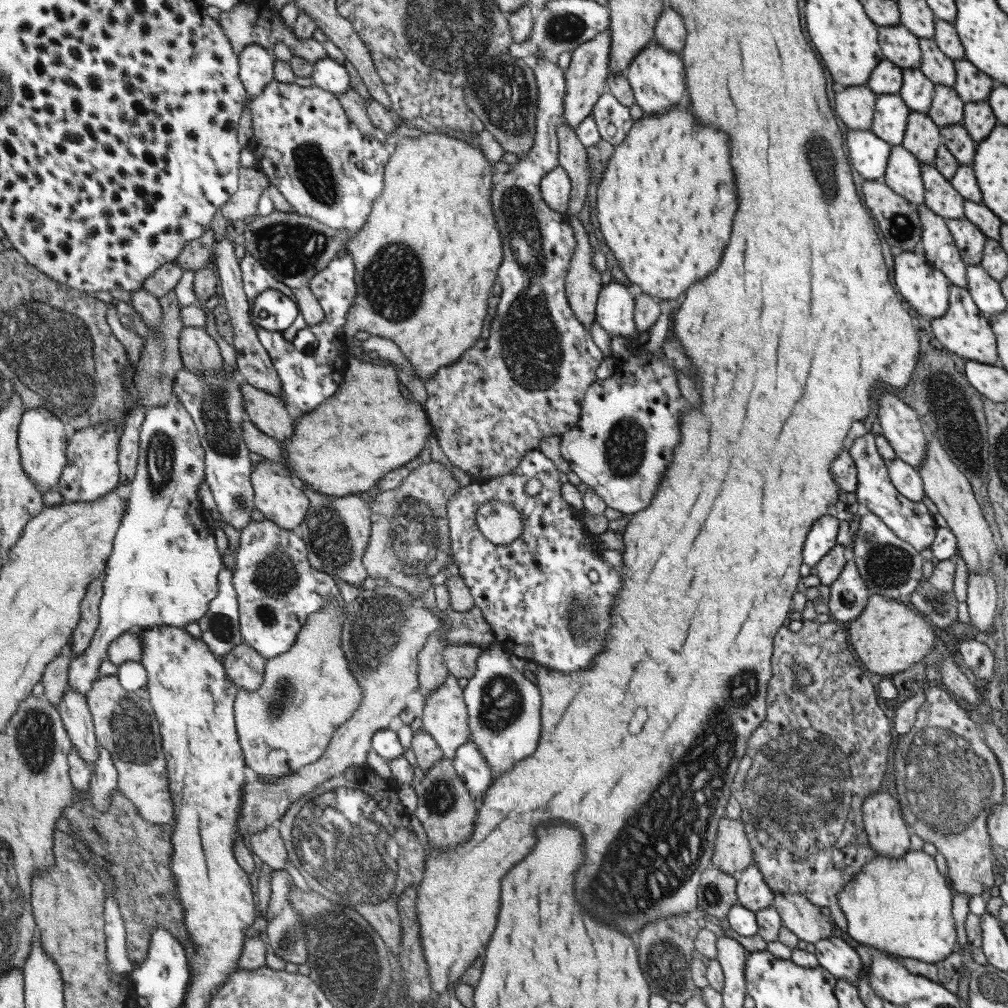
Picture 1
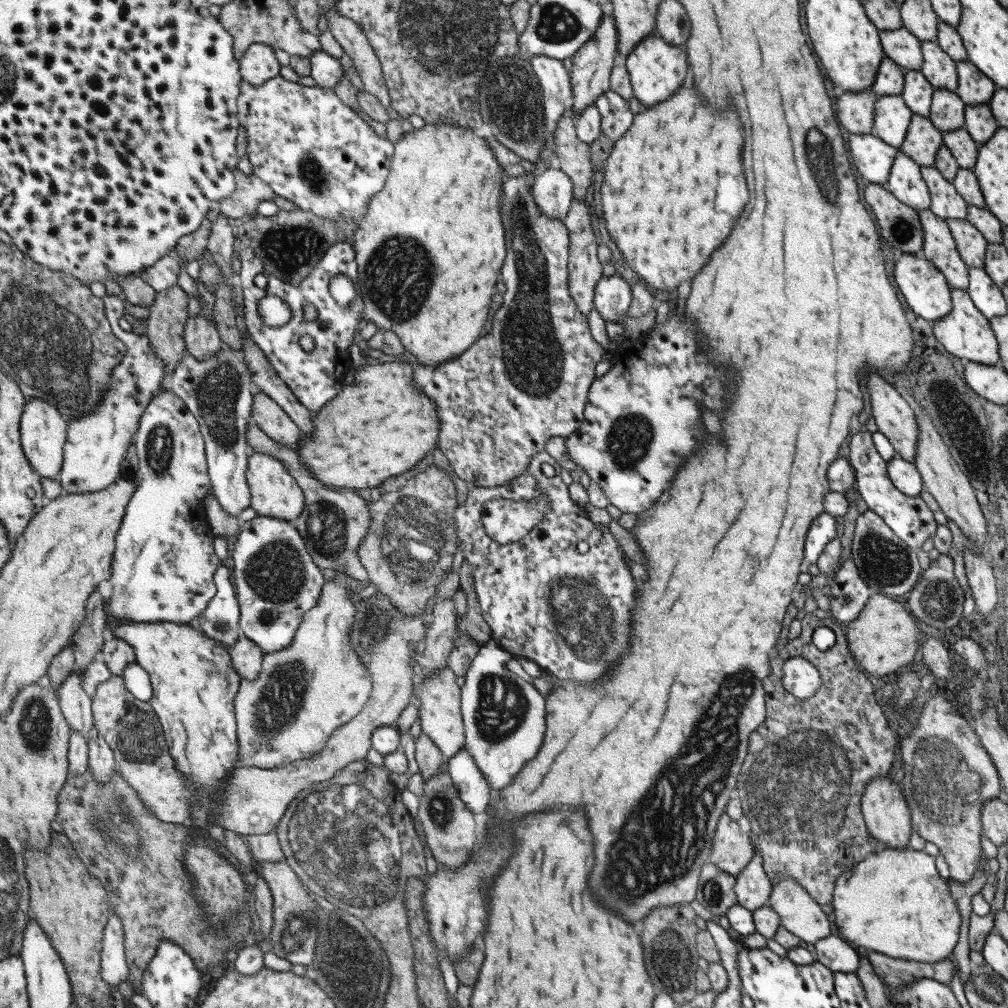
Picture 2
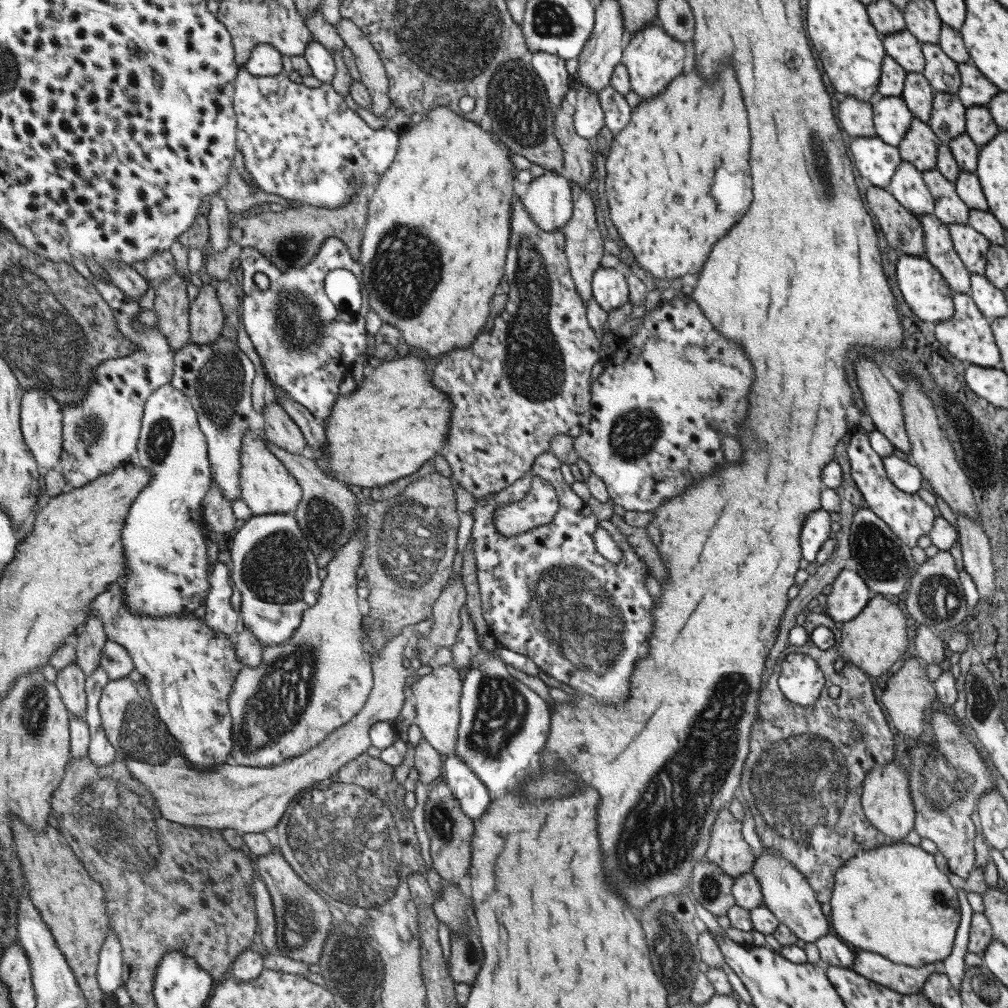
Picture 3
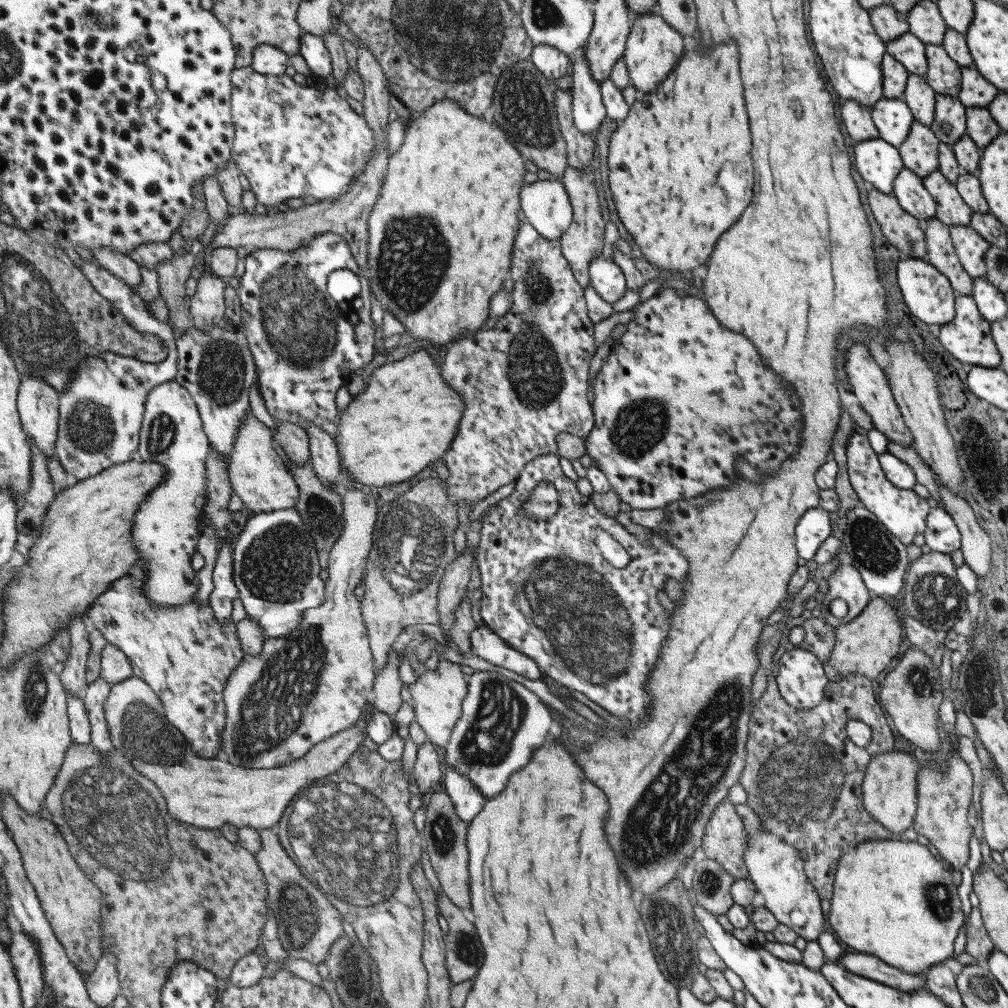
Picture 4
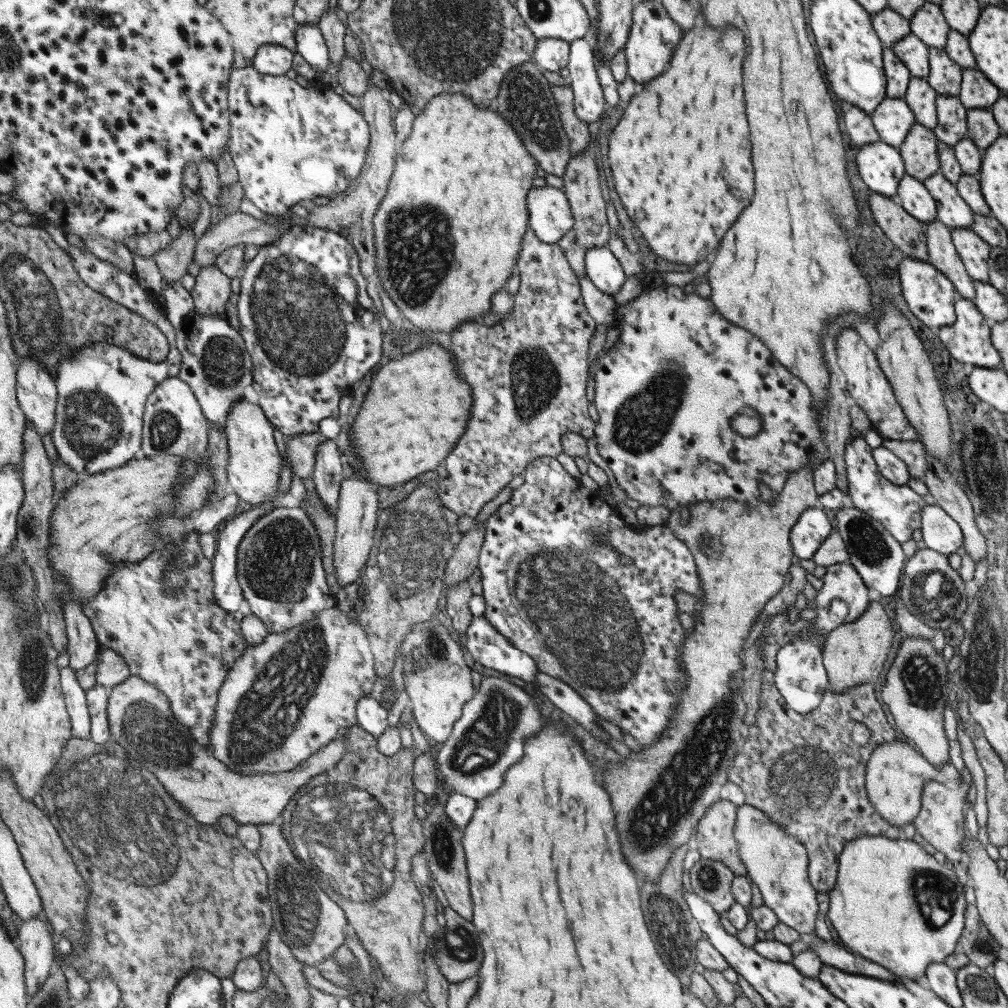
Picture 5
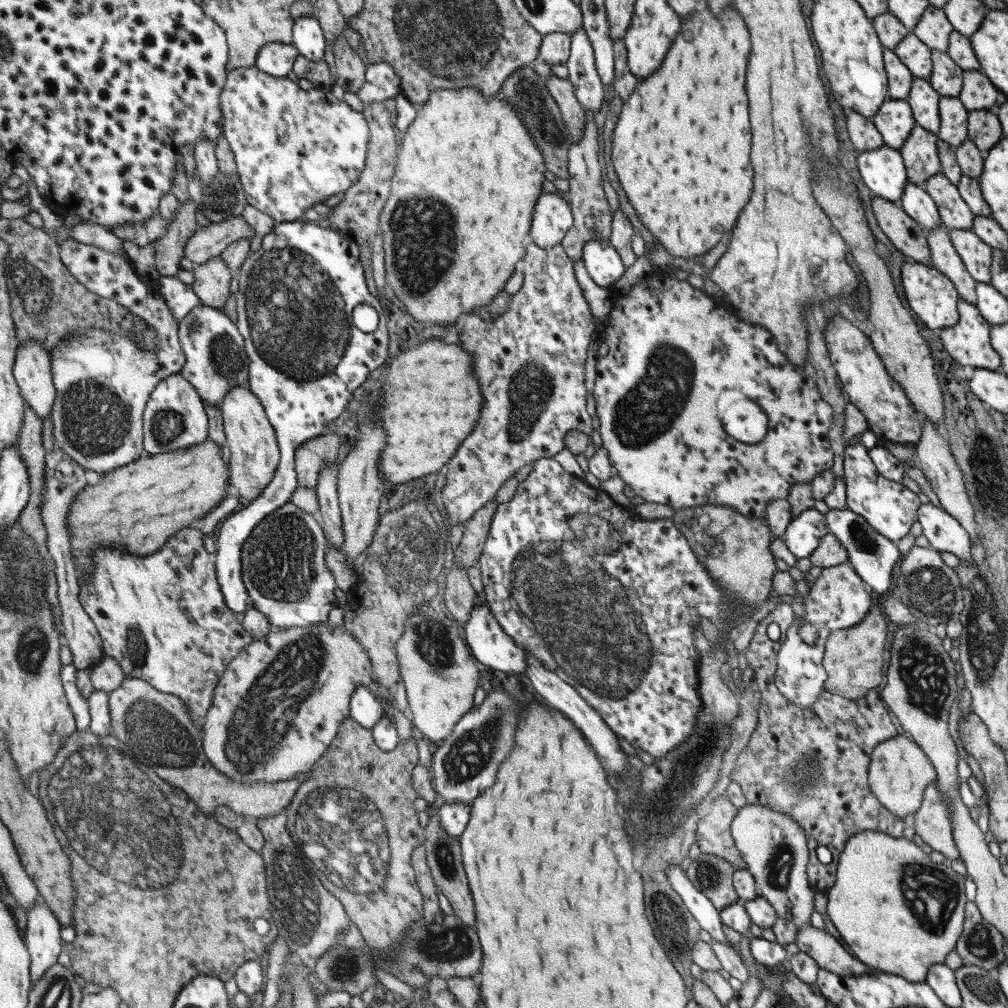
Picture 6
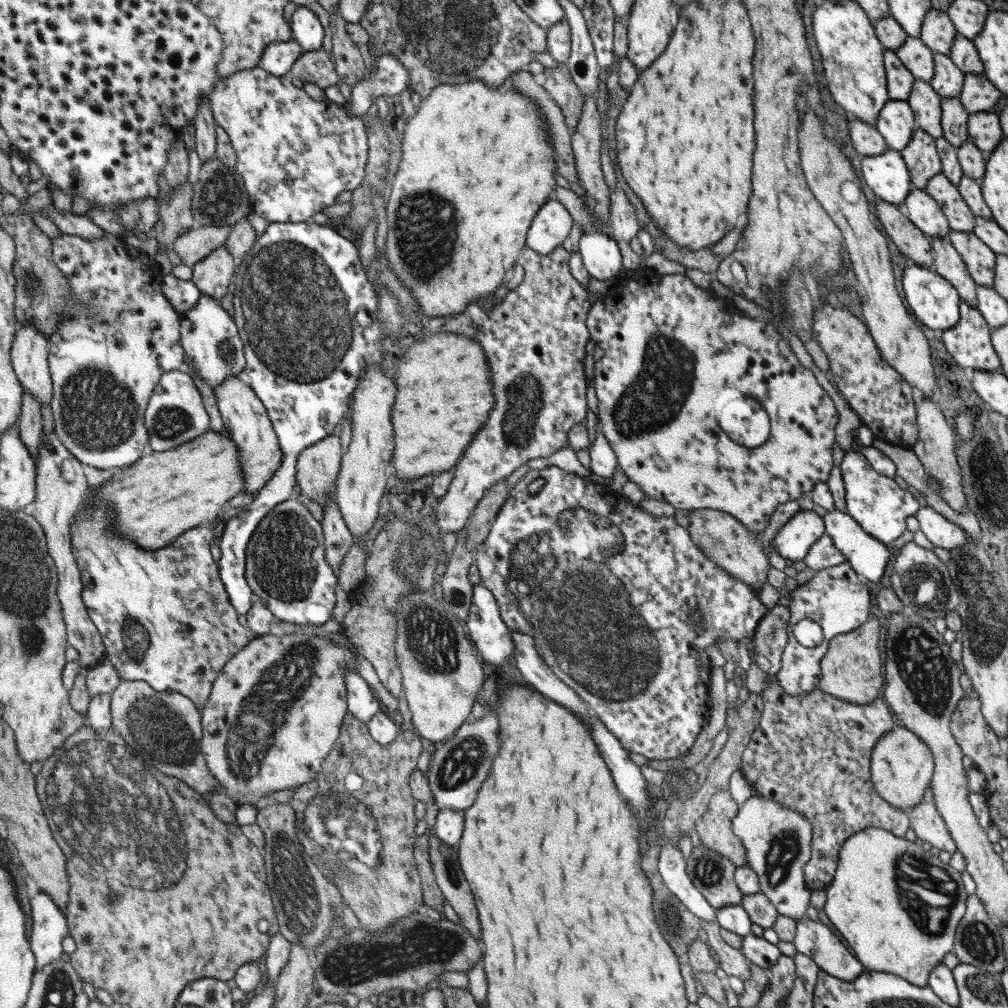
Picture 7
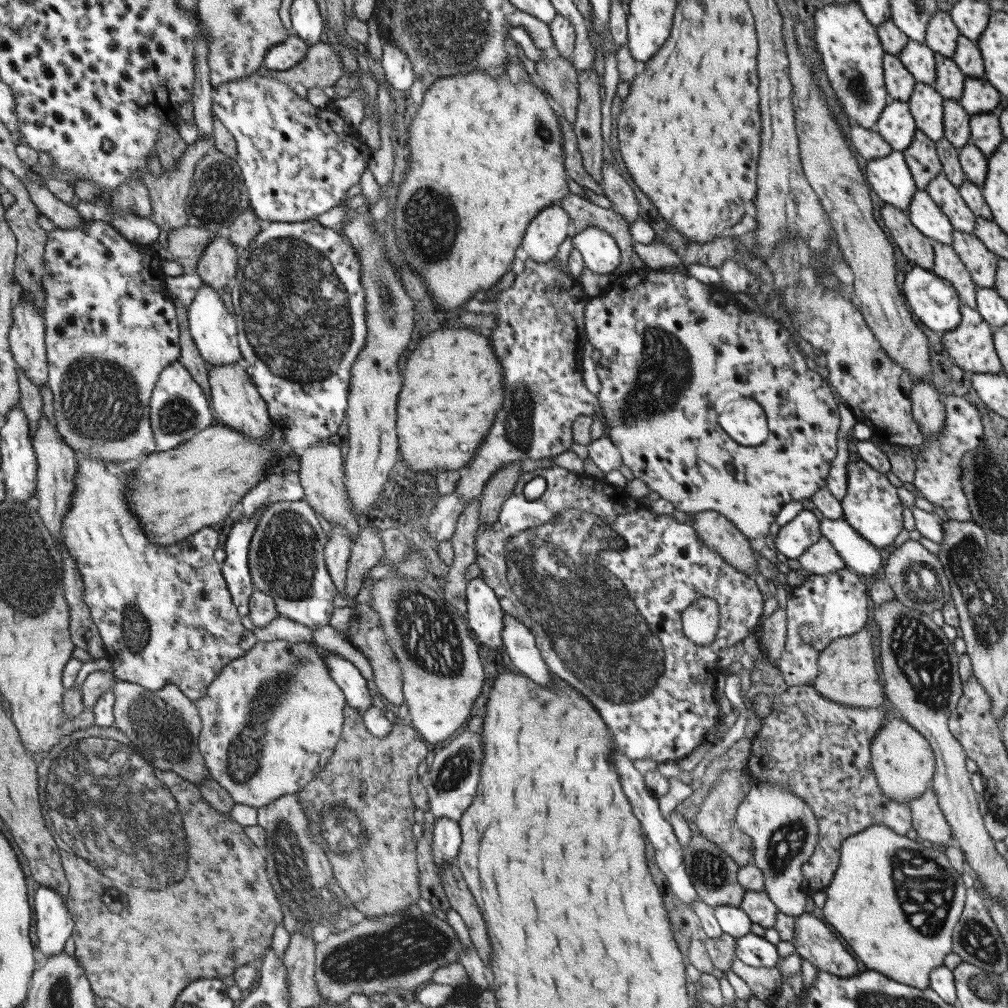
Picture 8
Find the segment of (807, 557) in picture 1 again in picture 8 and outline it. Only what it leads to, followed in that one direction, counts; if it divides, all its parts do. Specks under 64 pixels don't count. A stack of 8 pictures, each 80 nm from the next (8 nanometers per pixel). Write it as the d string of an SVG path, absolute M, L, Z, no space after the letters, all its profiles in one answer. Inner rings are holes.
M801 510L793 520L783 524L775 535L774 550L785 559L798 559L811 545L818 541L819 521L810 510Z

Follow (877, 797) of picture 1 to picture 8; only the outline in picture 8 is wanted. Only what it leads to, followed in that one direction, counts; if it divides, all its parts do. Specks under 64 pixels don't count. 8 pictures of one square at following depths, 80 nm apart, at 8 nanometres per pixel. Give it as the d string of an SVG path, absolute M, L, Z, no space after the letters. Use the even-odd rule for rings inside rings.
M885 706L884 721L869 745L870 767L882 793L891 800L907 803L929 788L934 773L934 756L929 743L895 711Z

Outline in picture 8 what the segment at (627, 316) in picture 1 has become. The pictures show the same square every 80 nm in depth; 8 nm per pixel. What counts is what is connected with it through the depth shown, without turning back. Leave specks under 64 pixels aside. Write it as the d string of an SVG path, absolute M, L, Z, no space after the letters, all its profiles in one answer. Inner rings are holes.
M588 226L570 236L572 248L580 252L584 266L597 274L607 274L619 264L619 248L604 230Z

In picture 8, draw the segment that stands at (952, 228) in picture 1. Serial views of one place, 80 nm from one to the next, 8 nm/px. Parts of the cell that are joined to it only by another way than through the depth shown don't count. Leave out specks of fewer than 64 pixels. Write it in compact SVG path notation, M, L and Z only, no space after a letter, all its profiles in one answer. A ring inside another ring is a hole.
M954 231L950 247L959 257L961 264L967 269L977 288L991 289L994 285L998 256L989 252L972 232Z

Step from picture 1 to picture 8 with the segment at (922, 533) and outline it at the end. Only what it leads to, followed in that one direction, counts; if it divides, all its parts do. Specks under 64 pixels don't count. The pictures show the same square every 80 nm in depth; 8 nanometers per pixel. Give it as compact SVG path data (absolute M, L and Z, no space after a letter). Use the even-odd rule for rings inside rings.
M848 461L846 493L840 500L842 518L861 538L871 546L882 549L893 542L893 538L903 530L901 518L901 501L895 493L895 487L887 481L887 477L873 470L865 461Z

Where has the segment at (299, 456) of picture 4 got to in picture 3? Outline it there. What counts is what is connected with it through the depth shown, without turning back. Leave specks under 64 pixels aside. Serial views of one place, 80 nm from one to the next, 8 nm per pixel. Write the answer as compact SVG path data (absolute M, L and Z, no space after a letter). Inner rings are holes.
M277 402L265 405L262 416L265 421L263 428L269 441L293 454L308 453L309 447L304 432L281 405Z

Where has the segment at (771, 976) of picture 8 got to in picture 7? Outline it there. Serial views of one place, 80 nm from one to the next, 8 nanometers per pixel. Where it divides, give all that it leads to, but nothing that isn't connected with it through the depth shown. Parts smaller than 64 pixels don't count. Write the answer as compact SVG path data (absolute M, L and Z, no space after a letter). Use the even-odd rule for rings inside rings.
M704 922L701 928L706 935L707 944L718 958L720 968L726 975L736 976L742 981L750 977L750 970L740 949L731 948L719 937L719 926L715 922Z

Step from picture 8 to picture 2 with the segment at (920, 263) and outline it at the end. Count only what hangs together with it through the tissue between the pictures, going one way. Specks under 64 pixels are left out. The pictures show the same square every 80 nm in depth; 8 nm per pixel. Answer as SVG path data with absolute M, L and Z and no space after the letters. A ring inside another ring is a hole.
M868 183L863 189L863 194L863 200L871 208L875 222L879 226L879 234L889 247L899 253L914 253L922 248L922 226L916 210L909 208L903 202L899 202L883 185Z

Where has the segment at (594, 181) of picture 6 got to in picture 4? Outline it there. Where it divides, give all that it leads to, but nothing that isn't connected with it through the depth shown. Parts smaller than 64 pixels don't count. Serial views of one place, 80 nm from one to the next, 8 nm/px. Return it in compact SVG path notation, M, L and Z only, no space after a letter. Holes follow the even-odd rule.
M567 168L561 181L567 193L571 208L572 221L567 230L558 238L561 254L569 263L573 278L579 283L579 286L585 288L589 285L588 264L589 261L601 254L603 250L603 218L601 217L601 206L595 185L593 185L593 172L591 168L585 170L573 170Z

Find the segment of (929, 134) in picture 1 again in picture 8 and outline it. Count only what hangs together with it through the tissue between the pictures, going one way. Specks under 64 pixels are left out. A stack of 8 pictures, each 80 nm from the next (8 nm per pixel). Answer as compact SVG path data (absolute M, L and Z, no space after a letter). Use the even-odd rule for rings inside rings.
M916 129L909 146L901 153L913 182L919 190L924 190L927 183L936 174L942 172L934 142L919 129Z

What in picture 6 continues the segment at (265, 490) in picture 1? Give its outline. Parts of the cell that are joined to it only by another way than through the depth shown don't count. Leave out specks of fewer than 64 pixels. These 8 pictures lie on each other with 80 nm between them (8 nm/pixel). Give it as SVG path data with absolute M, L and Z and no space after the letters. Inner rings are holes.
M247 386L233 388L224 399L221 410L230 453L232 486L238 497L252 501L259 498L269 486L280 465L282 455L276 428L269 421L260 398L255 396Z

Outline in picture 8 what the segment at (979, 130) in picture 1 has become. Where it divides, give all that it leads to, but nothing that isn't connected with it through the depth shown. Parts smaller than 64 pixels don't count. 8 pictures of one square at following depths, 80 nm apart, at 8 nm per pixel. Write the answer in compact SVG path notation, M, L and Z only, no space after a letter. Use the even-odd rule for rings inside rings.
M995 112L970 115L968 127L970 130L968 144L976 146L986 156L1005 140L1000 132Z

